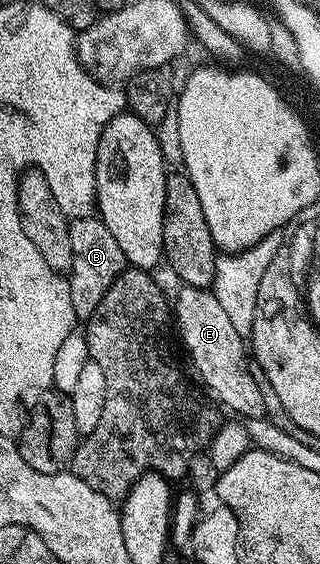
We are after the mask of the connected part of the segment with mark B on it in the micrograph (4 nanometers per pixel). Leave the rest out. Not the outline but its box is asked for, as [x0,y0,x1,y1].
[69,216,127,320]

